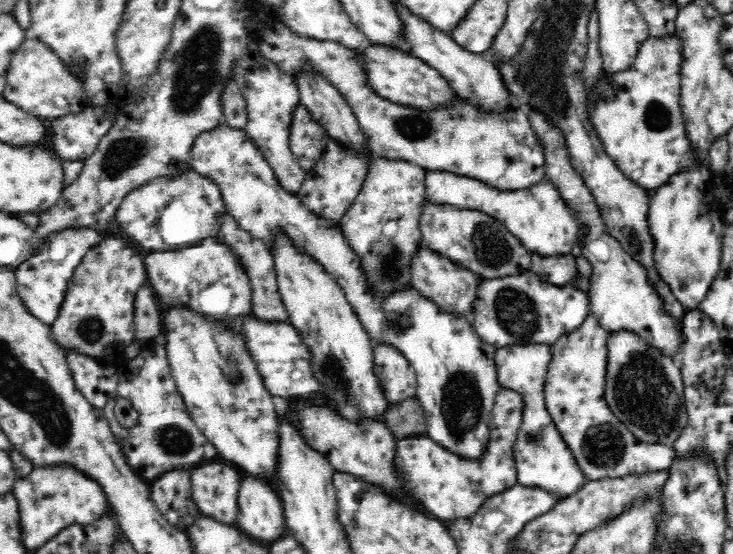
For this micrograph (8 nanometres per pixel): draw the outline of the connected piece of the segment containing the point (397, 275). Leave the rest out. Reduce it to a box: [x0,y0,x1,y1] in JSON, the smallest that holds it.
[340,159,426,297]

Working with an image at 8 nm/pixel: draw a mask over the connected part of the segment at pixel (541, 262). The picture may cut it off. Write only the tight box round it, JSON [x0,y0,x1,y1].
[531,253,578,286]

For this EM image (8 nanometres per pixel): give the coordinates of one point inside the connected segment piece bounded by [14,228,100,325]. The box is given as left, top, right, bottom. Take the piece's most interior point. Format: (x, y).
(41, 281)

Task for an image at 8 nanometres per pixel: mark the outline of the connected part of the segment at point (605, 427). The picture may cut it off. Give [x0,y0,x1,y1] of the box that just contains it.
[544,306,675,481]

